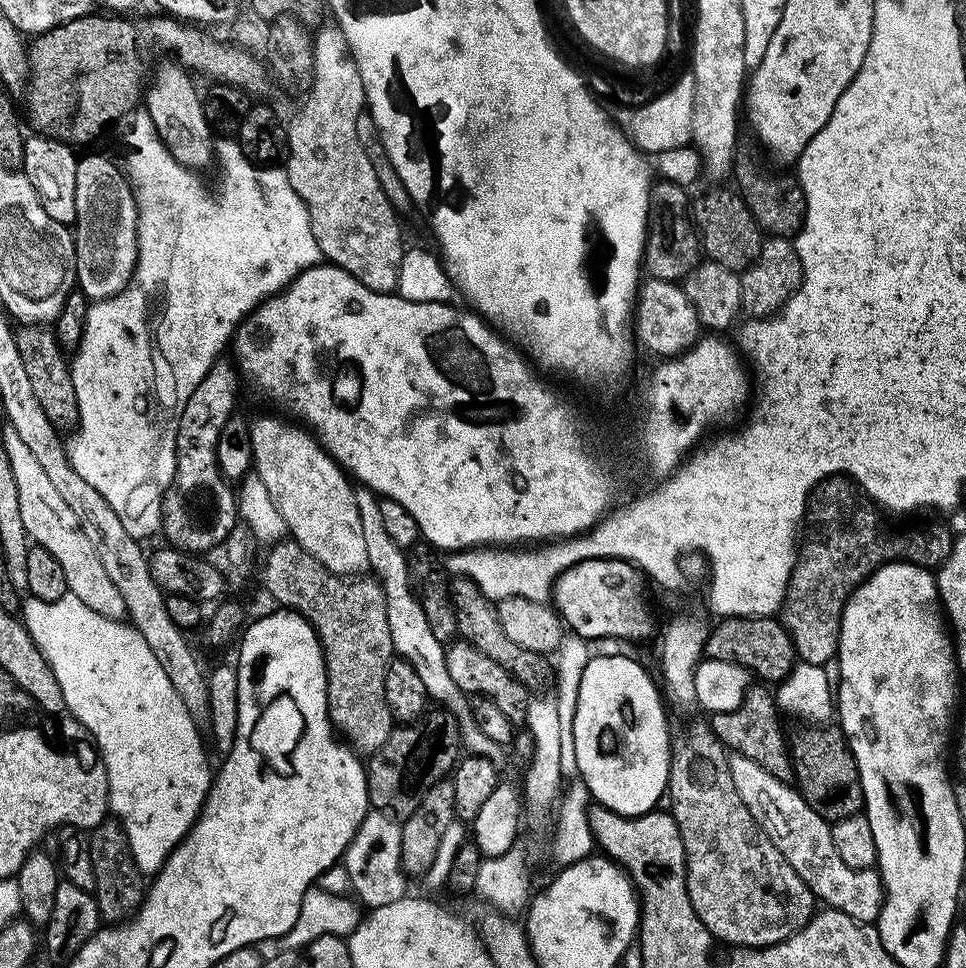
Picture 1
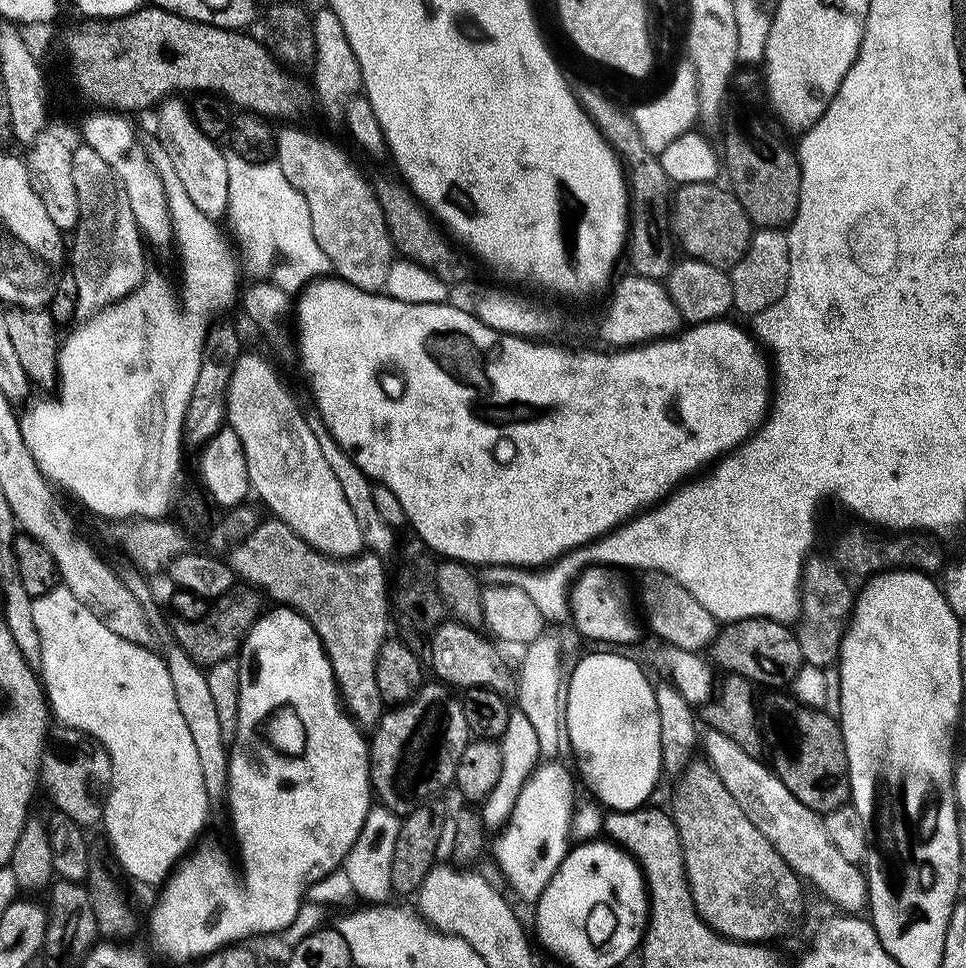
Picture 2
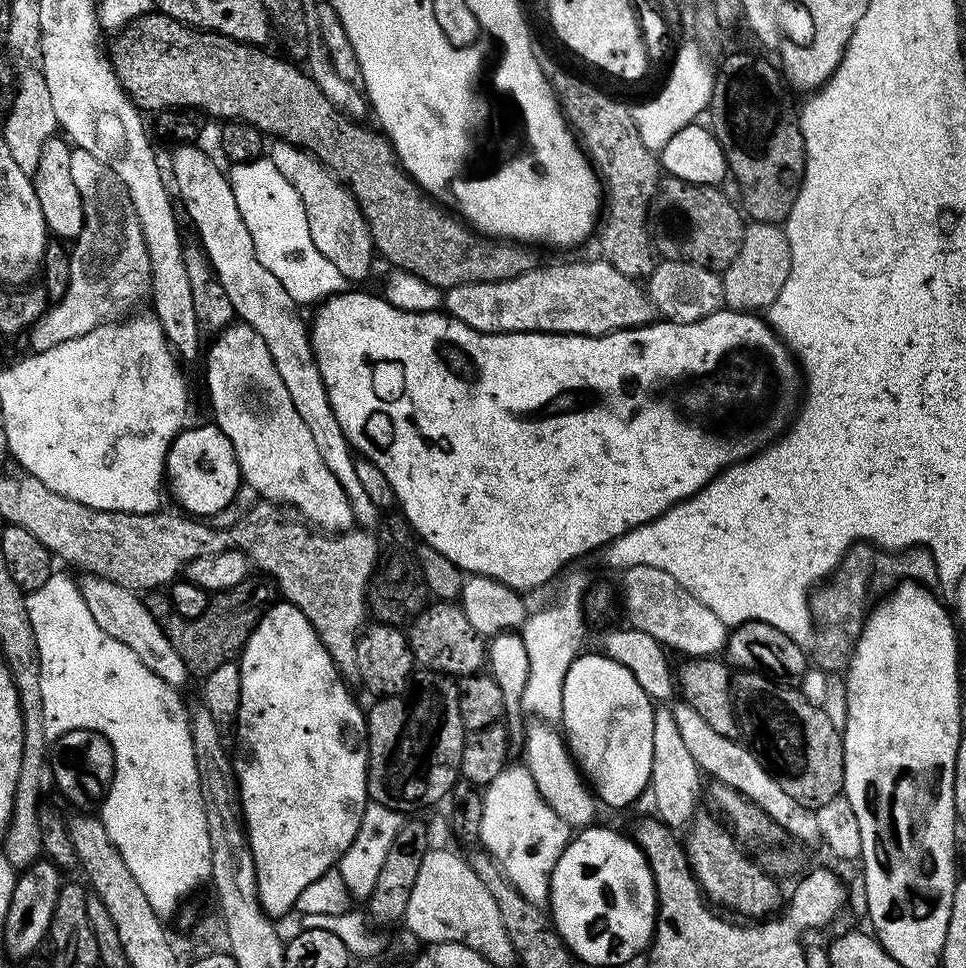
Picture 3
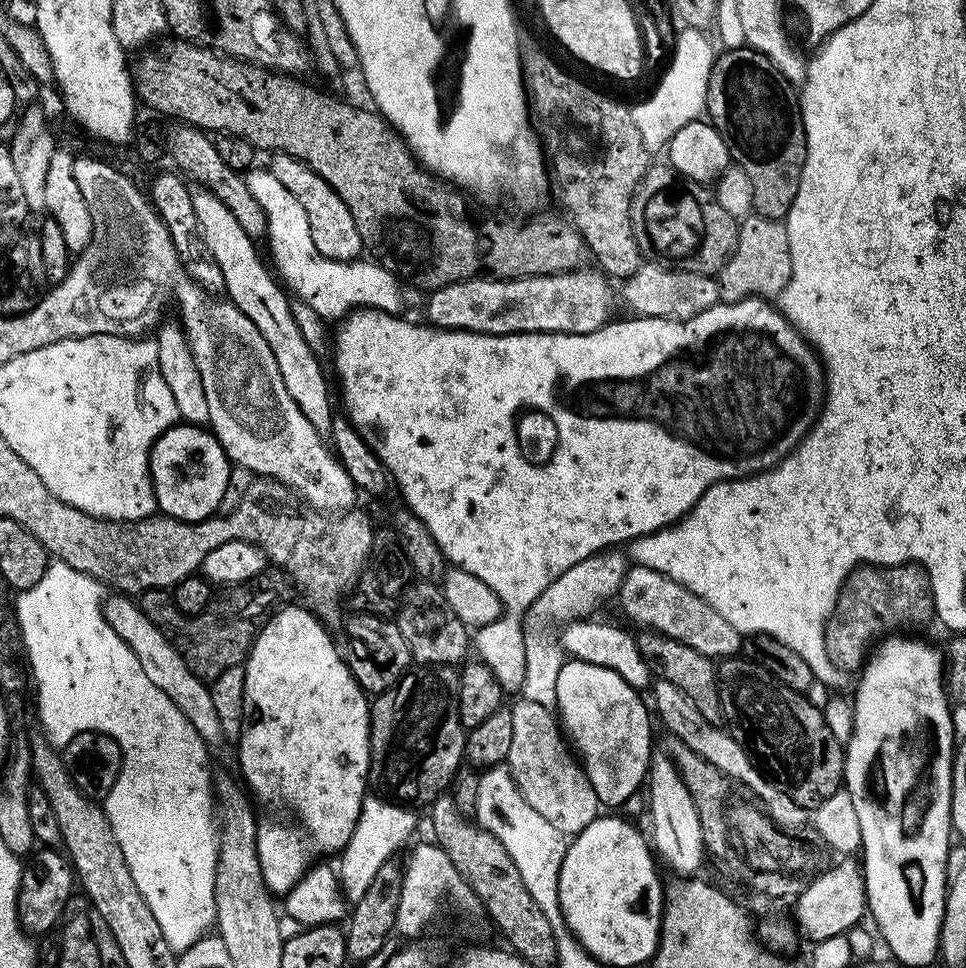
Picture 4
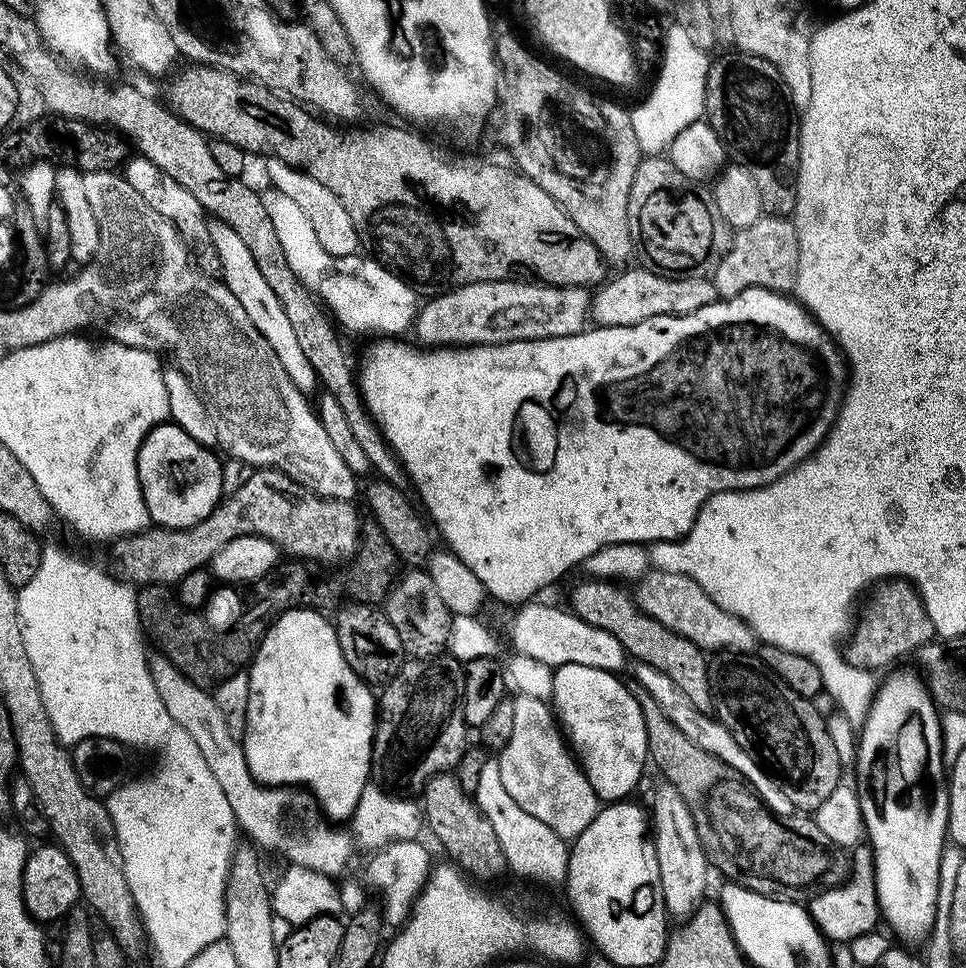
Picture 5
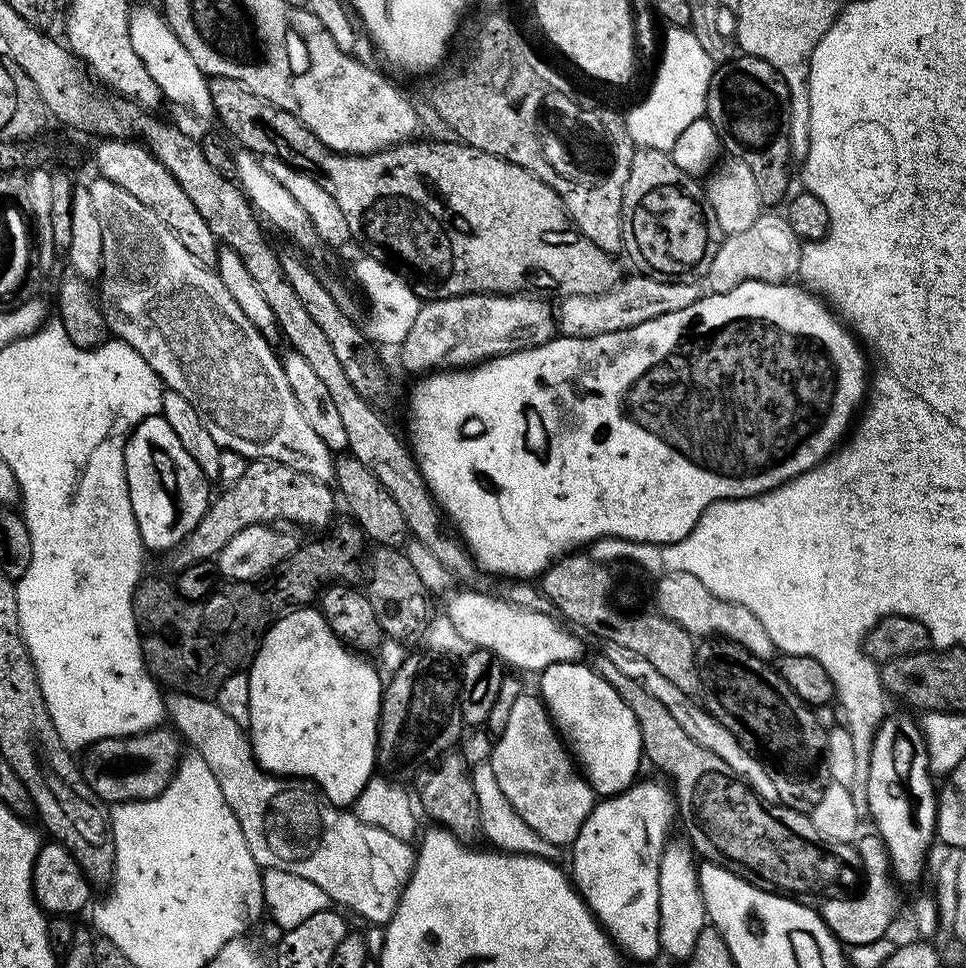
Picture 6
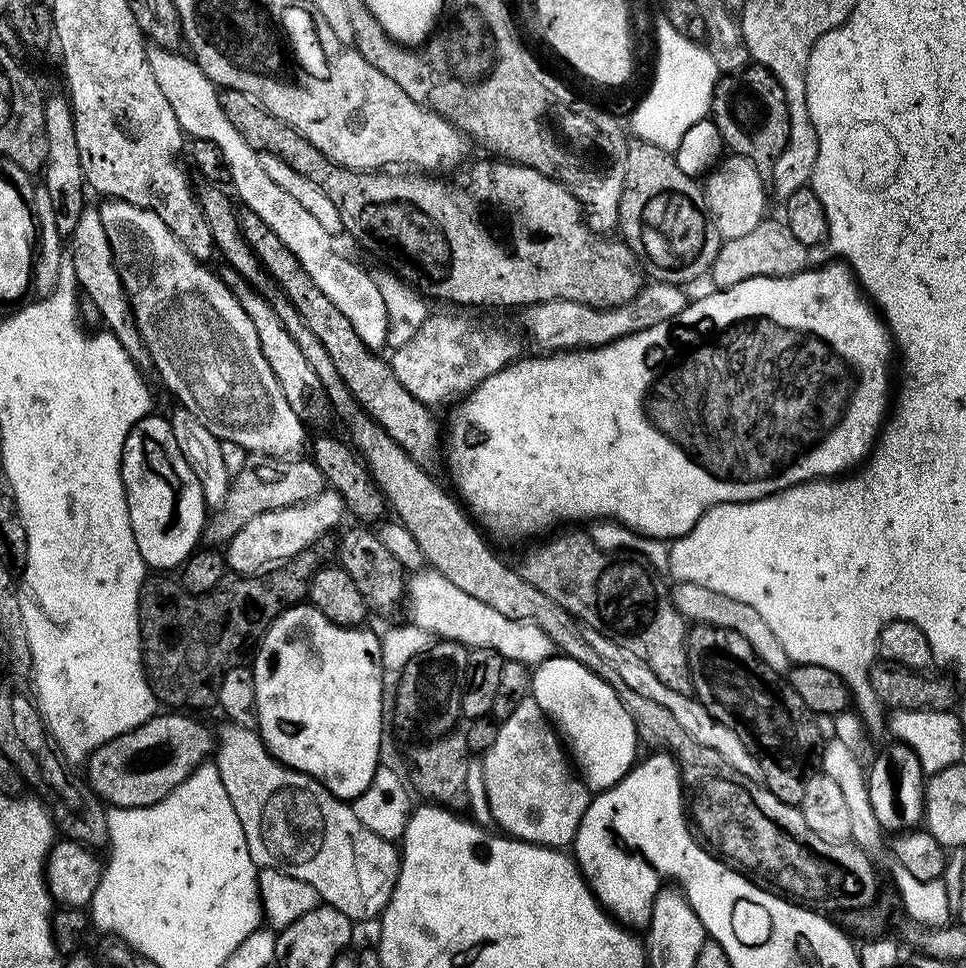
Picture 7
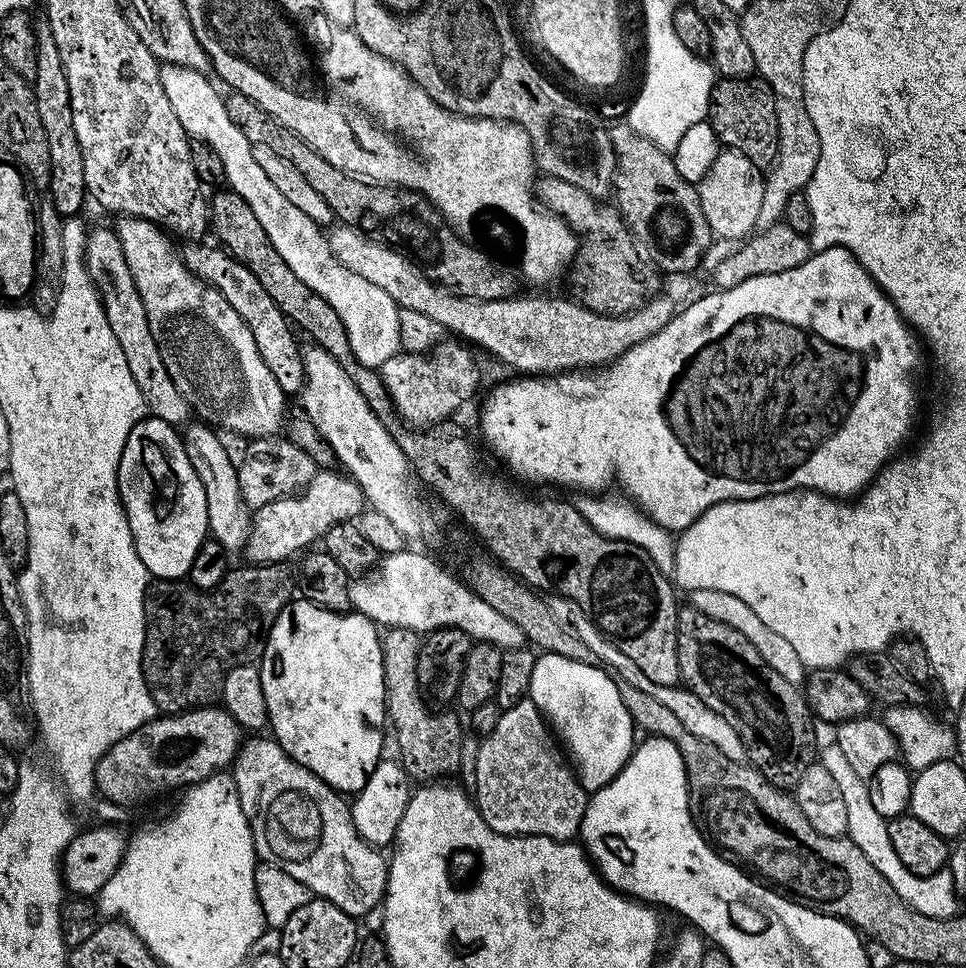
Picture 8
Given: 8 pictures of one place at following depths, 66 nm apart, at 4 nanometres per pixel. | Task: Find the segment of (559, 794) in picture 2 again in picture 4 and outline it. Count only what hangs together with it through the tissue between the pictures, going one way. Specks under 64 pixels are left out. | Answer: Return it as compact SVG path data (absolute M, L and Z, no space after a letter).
M506 762L497 765L495 769L487 769L481 775L474 818L506 847L506 852L514 859L522 875L526 890L530 891L530 896L545 915L551 933L567 930L568 924L558 902L558 874L561 873L562 860L568 849L568 838L526 802L523 794L517 790Z

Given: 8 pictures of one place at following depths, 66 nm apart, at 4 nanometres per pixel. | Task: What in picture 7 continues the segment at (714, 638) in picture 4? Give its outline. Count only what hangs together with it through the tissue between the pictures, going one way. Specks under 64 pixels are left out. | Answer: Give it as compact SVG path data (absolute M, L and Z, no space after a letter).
M680 582L675 587L670 592L672 602L683 614L685 621L692 624L732 628L738 634L742 634L742 638L746 638L746 642L750 642L754 654L758 654L758 658L762 658L762 662L766 662L766 666L770 666L770 670L774 670L778 674L789 671L790 661L786 651L782 648L782 643L778 642L778 638L774 638L770 626L766 626L766 621L751 606L746 606L746 602L726 598L726 594L718 594L718 590L706 590L706 586L698 586L694 582Z

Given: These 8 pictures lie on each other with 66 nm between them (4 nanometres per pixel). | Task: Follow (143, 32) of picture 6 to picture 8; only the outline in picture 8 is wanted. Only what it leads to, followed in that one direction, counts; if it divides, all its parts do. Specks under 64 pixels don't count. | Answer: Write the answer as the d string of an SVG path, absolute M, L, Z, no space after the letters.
M166 64L161 67L160 81L162 90L166 90L166 98L182 124L185 133L196 141L210 144L210 149L221 160L223 170L228 168L226 162L238 162L238 160L253 160L252 144L238 126L231 121L229 112L224 104L223 95L219 95L213 84L203 72Z

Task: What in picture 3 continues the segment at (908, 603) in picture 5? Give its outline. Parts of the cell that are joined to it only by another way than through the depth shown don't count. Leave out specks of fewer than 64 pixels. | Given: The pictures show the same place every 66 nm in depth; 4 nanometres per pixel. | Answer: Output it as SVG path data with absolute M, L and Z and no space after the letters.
M863 542L852 545L830 579L811 593L811 620L816 644L816 649L810 652L811 663L827 674L843 673L852 659L864 622L877 601L905 580L914 580L925 586L935 585L937 563L923 546L885 550Z

